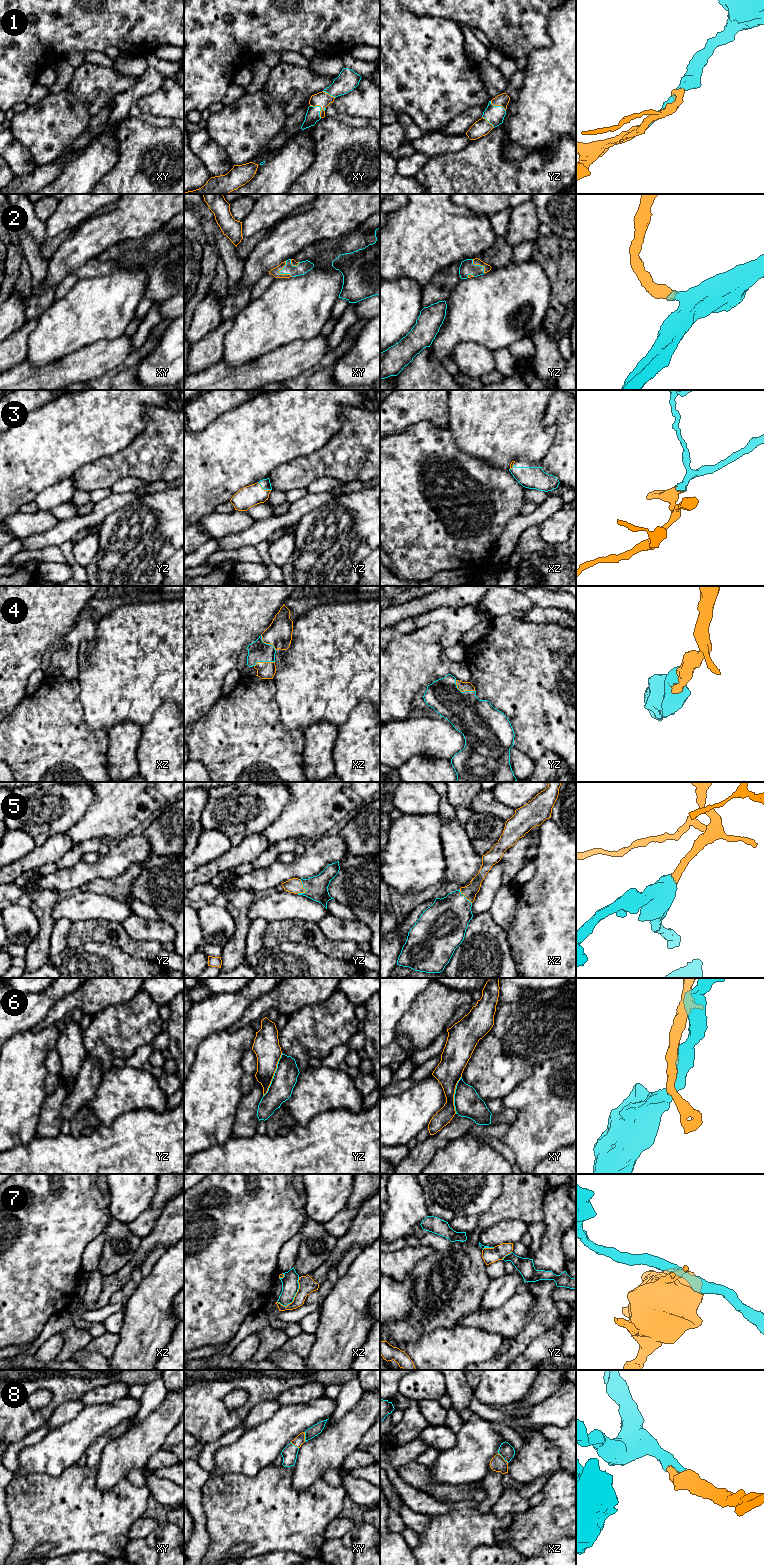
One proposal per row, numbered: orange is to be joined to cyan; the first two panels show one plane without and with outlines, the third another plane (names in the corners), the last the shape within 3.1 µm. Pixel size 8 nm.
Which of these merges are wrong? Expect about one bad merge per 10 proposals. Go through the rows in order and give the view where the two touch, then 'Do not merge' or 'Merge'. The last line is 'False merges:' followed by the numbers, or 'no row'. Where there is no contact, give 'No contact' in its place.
1: Touches cyan in xy. Merge
2: Touches cyan in xy. Merge
3: Touches cyan in yz. Merge
4: Touches cyan in yz. Merge
5: Touches cyan in yz. Merge
6: Touches cyan in yz. Do not merge
7: Touches cyan in xz. Do not merge
8: Touches cyan in xz. Merge
False merges: 6, 7

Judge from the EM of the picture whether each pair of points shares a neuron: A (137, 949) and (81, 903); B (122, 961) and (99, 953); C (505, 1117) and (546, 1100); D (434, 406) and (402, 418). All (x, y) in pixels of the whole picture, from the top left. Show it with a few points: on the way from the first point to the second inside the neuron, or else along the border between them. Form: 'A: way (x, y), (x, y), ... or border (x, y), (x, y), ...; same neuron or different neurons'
A: border (76, 921), (105, 919), (120, 923); different neurons
B: way (116, 961), (107, 961), (105, 959); same neuron
C: border (505, 1106), (517, 1111), (517, 1118), (512, 1125); different neurons
D: way (426, 406), (414, 406), (410, 410); same neuron

